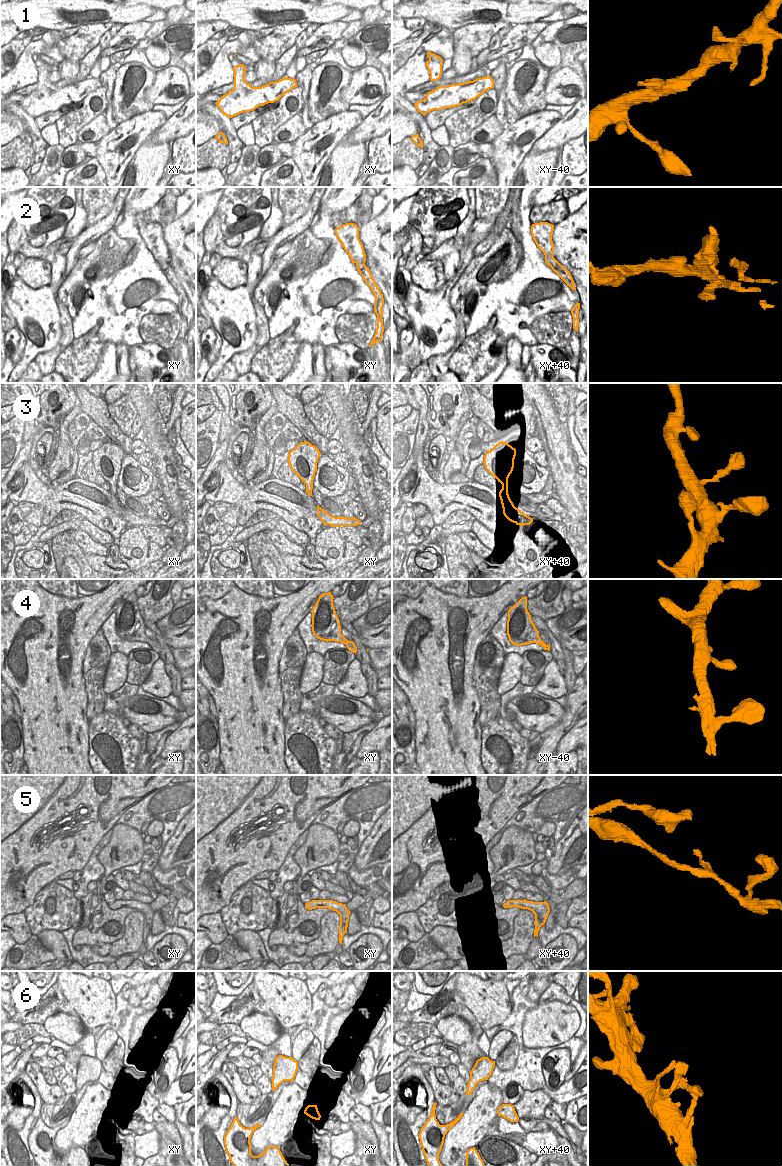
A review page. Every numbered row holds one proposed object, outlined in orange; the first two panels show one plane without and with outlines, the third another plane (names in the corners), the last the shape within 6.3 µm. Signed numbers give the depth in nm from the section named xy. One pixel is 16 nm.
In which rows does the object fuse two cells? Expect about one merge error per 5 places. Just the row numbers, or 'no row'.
2

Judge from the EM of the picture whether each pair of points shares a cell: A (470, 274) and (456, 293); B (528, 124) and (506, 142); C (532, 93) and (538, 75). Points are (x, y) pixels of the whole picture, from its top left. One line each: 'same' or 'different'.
A: same
B: same
C: same

